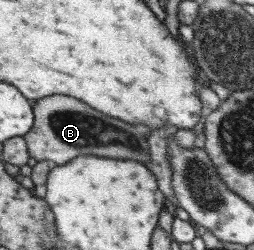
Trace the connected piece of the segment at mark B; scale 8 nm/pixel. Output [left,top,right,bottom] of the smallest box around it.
[22,95,149,165]

